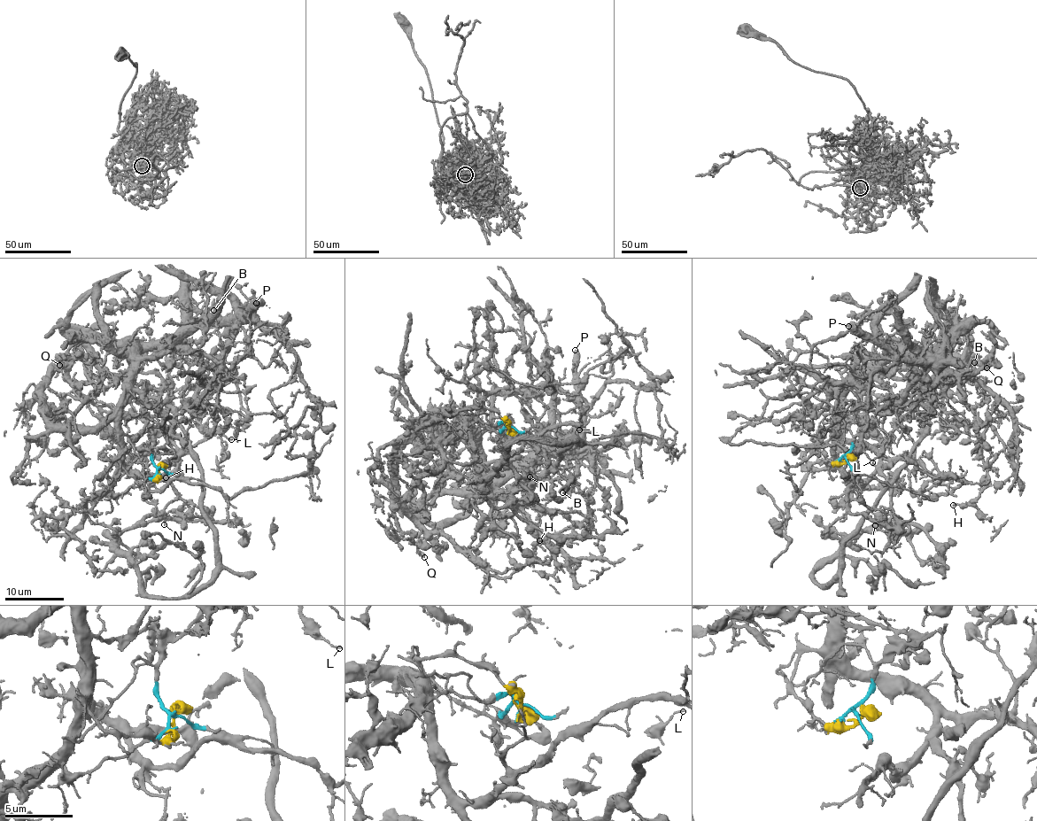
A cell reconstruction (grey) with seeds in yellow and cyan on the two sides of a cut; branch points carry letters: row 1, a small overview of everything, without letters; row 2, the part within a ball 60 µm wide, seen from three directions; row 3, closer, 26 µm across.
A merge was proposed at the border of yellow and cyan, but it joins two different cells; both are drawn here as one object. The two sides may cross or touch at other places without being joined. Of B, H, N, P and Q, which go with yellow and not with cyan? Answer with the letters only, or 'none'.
B, H, N, Q

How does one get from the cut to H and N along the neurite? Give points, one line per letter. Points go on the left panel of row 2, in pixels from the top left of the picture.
H: (158, 468), (130, 475), (113, 422), (49, 417), (56, 367), (168, 439), (180, 460), (166, 477)
N: (158, 468), (151, 480), (131, 476), (119, 459), (170, 484), (176, 496), (164, 510), (164, 525)

